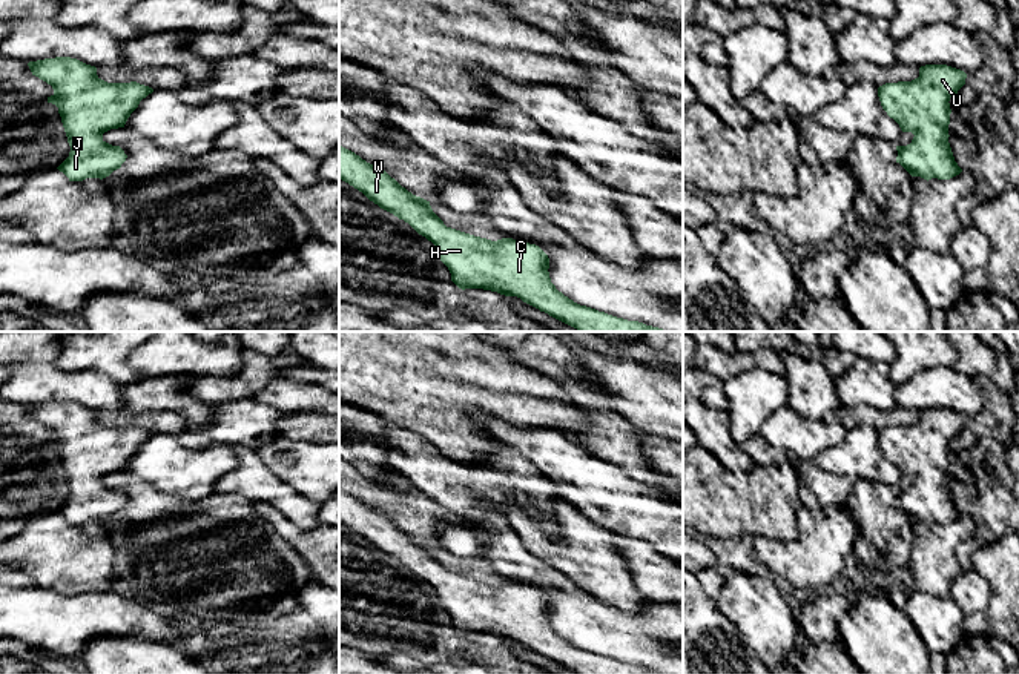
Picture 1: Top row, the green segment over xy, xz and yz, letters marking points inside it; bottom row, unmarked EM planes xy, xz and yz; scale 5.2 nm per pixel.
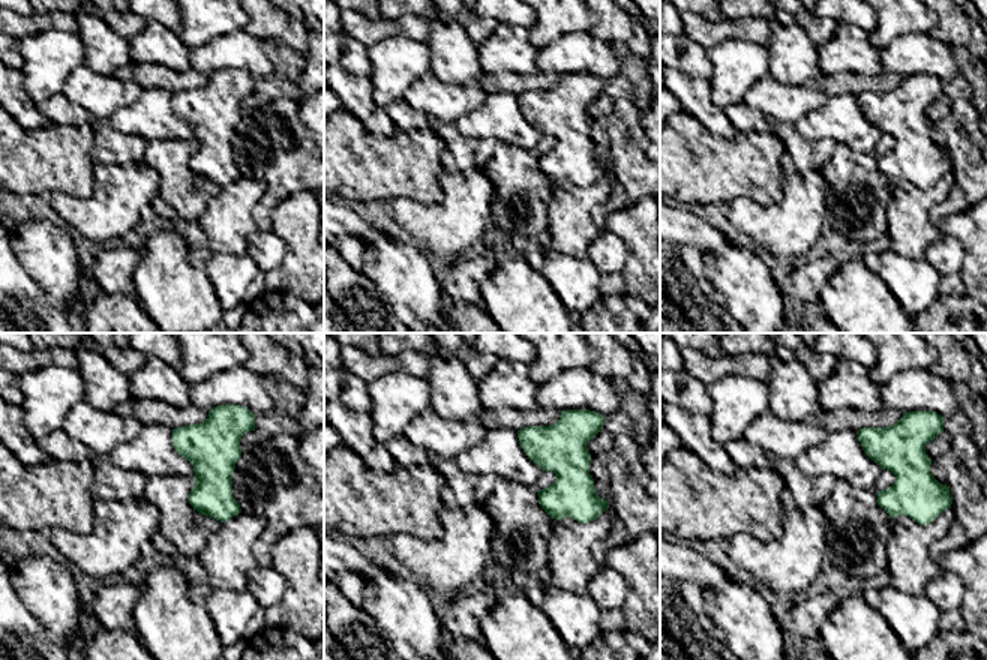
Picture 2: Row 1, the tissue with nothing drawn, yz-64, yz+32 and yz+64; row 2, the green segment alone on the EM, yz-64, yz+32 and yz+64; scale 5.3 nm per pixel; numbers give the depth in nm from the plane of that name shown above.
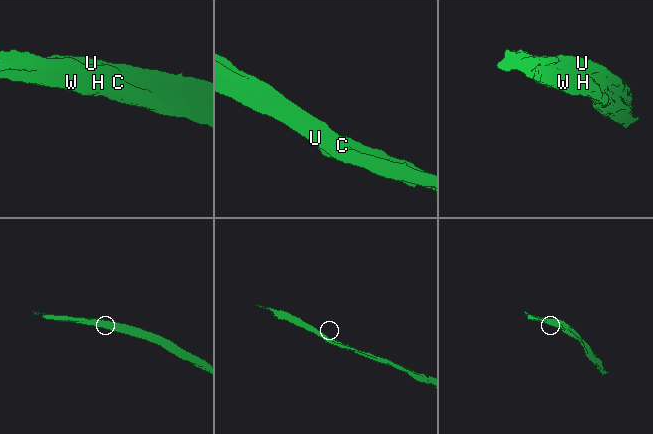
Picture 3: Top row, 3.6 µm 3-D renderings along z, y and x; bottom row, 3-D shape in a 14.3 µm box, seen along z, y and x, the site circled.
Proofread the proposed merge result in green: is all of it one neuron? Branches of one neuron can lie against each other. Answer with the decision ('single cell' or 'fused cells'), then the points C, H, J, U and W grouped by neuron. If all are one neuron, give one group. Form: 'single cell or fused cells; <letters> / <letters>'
single cell; C H J U W

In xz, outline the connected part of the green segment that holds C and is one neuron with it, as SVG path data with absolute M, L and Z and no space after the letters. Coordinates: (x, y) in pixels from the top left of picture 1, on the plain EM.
M339 490L339 524L348 527L381 553L393 557L399 563L404 563L419 579L431 585L437 593L440 605L448 611L451 625L462 634L483 633L505 640L517 640L523 646L577 674L663 674L638 665L617 662L574 646L559 636L551 626L548 616L549 602L539 590L513 582L491 585L447 571L433 556L430 545L413 539L385 514L367 507L359 499L342 490Z

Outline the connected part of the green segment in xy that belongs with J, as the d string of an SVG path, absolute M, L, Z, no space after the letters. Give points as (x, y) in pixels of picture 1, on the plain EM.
M71 401L45 402L28 407L32 419L52 430L54 438L48 447L58 451L61 467L71 490L69 501L57 511L69 525L86 522L106 522L120 513L127 499L120 490L112 490L103 484L103 477L110 473L124 471L130 458L140 445L153 436L152 431L130 427L107 427L97 419L97 411Z

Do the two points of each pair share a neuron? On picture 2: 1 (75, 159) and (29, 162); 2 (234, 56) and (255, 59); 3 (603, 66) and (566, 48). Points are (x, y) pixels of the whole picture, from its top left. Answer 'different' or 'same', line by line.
1: same
2: same
3: same

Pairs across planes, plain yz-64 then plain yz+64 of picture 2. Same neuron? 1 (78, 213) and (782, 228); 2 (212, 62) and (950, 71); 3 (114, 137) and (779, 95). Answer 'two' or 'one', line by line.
1: one
2: one
3: two

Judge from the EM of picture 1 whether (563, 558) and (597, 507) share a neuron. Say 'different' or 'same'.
different

